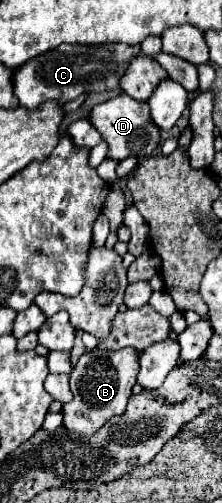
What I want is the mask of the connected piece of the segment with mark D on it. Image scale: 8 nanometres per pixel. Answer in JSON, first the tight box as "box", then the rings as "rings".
{"box":[89,94,159,162],"rings":[[[119,94],[119,96],[115,96],[103,104],[93,106],[93,110],[89,114],[89,122],[97,128],[101,138],[107,142],[107,146],[109,146],[107,158],[117,160],[117,162],[123,158],[129,158],[129,156],[143,160],[143,158],[151,156],[159,144],[159,130],[153,124],[153,120],[149,118],[147,102],[133,100],[127,94]]]}

